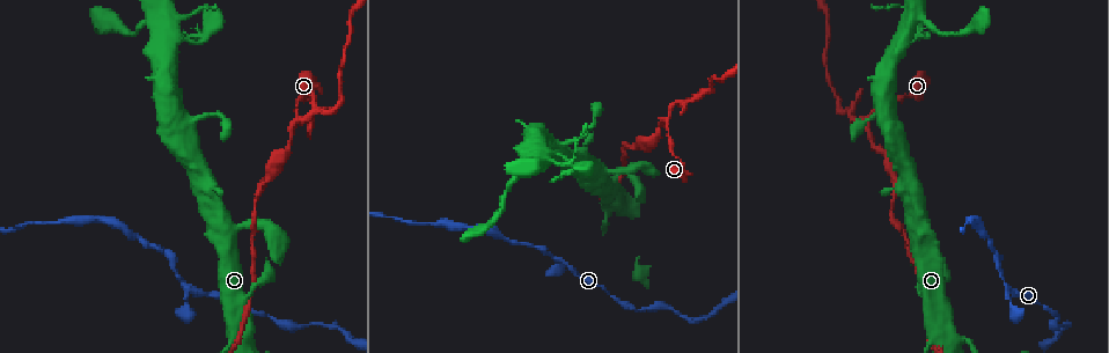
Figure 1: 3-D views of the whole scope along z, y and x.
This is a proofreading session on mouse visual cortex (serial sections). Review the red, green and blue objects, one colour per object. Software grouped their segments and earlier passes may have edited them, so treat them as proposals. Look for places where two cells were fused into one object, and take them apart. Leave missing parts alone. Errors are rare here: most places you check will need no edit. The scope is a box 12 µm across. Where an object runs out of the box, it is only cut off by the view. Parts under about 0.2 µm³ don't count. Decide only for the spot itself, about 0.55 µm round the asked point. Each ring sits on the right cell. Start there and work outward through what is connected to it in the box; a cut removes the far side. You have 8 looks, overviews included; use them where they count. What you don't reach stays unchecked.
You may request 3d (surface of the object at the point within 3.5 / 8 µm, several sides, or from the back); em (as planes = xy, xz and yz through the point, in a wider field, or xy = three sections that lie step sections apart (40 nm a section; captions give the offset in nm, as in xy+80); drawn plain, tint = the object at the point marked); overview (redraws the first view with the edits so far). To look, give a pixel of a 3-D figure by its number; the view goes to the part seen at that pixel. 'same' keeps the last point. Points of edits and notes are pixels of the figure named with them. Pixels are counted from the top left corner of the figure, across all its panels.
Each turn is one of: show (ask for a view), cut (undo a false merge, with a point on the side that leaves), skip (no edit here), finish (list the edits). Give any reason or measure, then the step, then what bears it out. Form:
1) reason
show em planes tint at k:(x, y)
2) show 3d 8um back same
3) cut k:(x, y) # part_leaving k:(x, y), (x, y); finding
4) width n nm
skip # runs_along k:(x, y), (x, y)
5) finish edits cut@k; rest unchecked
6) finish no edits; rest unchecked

thin neck
show 3d 3.5um back at 1:(1043, 307)

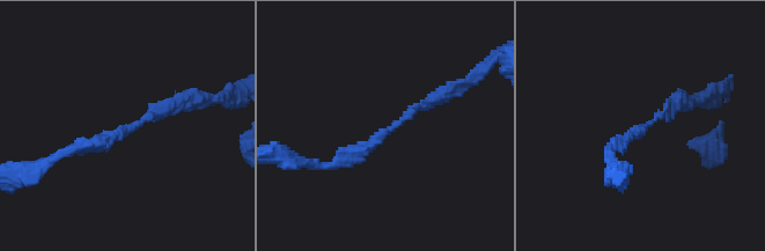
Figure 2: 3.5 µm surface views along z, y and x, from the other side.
arm_widths 200, 200 nm; shape alone is not enough
show em xy step 1 tint at 2:(641, 127)

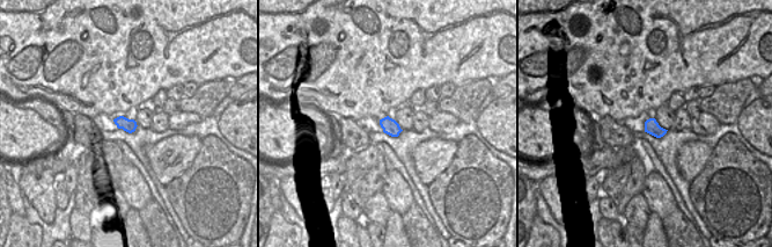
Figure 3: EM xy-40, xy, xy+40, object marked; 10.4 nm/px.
width 170 nm
skip # runs_along 2:(446, 91), (368, 148), (329, 165); all the same cell

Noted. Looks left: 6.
abrupt turn
show 3d 8um at 1:(959, 339)

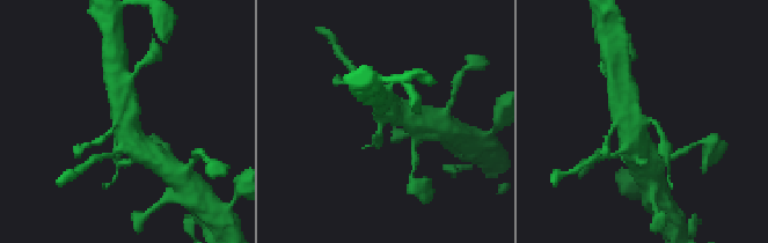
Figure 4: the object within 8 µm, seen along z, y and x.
zoom in
show 3d 3.5um at 4:(645, 125)

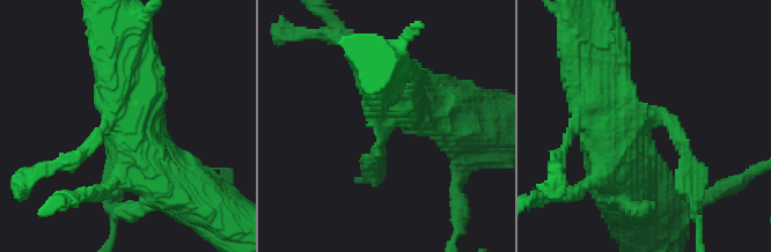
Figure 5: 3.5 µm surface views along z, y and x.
need the tissue
show em planes tint at 5:(639, 117)

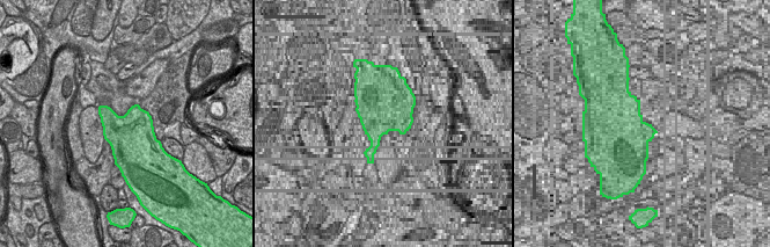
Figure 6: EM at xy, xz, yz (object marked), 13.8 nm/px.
skip # runs_along 5:(122, 44), (136, 140), (175, 164); all the same cell

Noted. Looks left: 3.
branch point
show 3d 8um at 1:(664, 118)

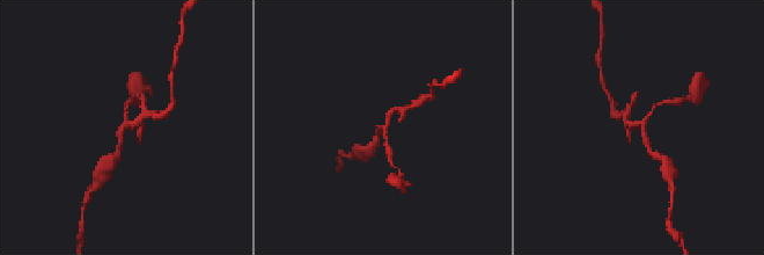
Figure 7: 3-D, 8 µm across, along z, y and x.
now the EM
show em xy step 5 tint at 7:(385, 128)

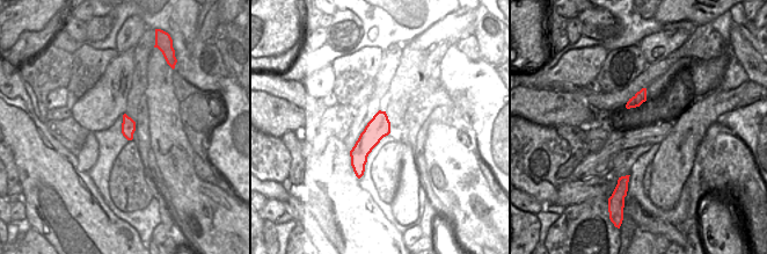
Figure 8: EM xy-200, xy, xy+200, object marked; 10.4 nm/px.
skip # runs_along 8:(382, 114), (359, 152), (359, 172); all the same cell

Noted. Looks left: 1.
finish no edits; rest unchecked

